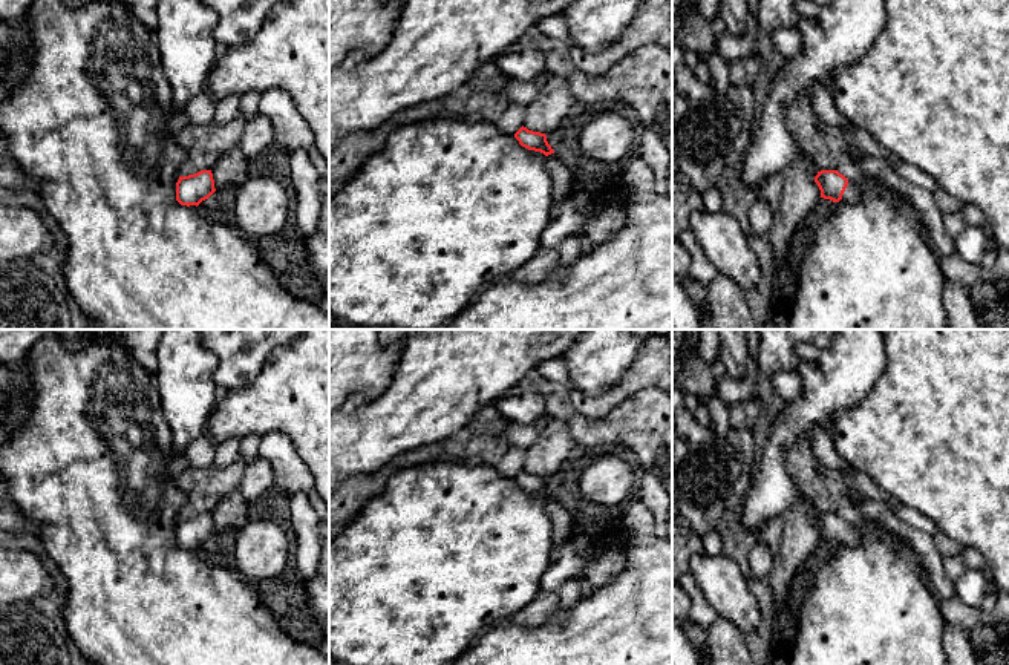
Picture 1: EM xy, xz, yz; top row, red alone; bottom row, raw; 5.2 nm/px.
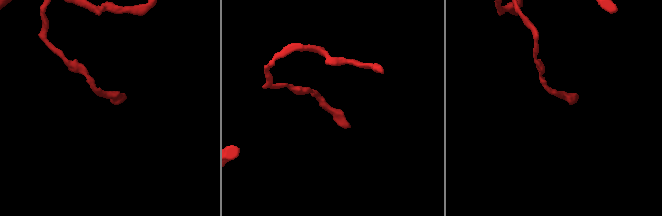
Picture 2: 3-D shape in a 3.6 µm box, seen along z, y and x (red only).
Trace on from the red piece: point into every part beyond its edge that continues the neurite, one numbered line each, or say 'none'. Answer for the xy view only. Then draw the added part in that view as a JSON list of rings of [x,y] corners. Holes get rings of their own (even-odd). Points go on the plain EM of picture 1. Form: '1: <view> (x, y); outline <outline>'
none

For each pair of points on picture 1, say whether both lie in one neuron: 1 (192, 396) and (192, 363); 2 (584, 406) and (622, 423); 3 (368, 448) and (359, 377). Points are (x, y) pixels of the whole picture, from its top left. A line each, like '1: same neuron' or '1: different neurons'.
1: same neuron
2: different neurons
3: different neurons

